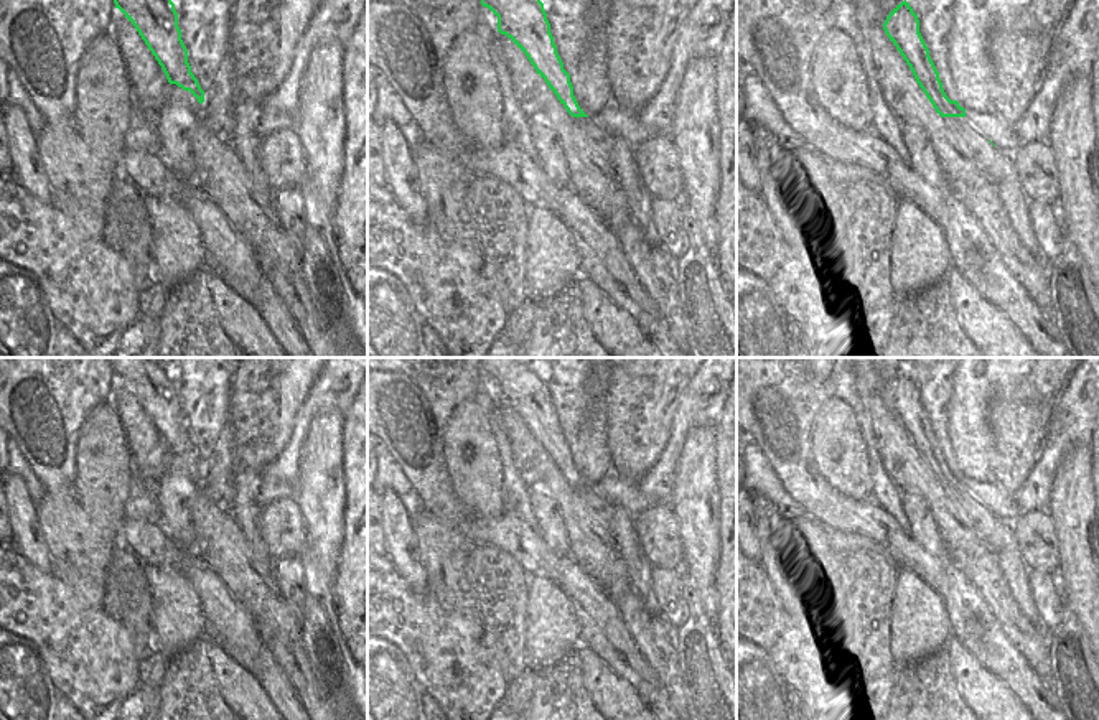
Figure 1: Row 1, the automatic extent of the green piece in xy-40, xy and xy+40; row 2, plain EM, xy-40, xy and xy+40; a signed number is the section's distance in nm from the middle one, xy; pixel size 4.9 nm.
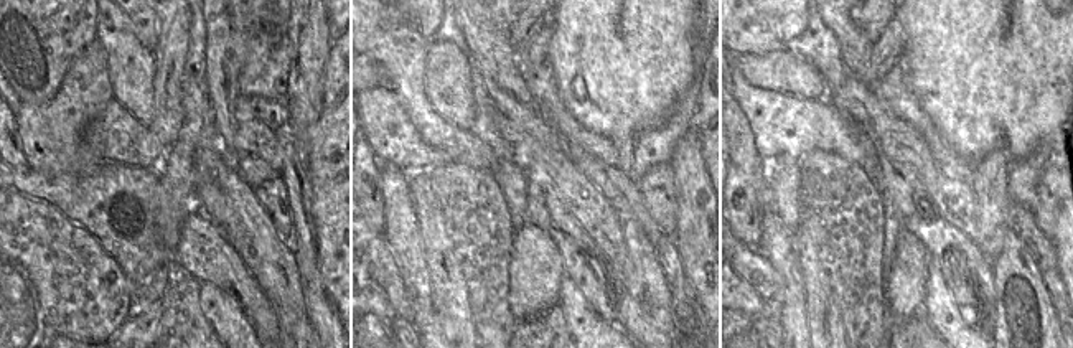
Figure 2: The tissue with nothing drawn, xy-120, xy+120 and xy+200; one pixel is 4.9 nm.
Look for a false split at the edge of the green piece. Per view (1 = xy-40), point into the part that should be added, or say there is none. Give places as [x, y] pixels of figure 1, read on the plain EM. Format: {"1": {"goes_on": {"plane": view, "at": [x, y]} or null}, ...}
{"1": {"goes_on": null}}

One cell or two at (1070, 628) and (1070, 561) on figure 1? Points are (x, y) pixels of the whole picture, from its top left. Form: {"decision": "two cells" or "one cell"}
{"decision": "two cells"}

